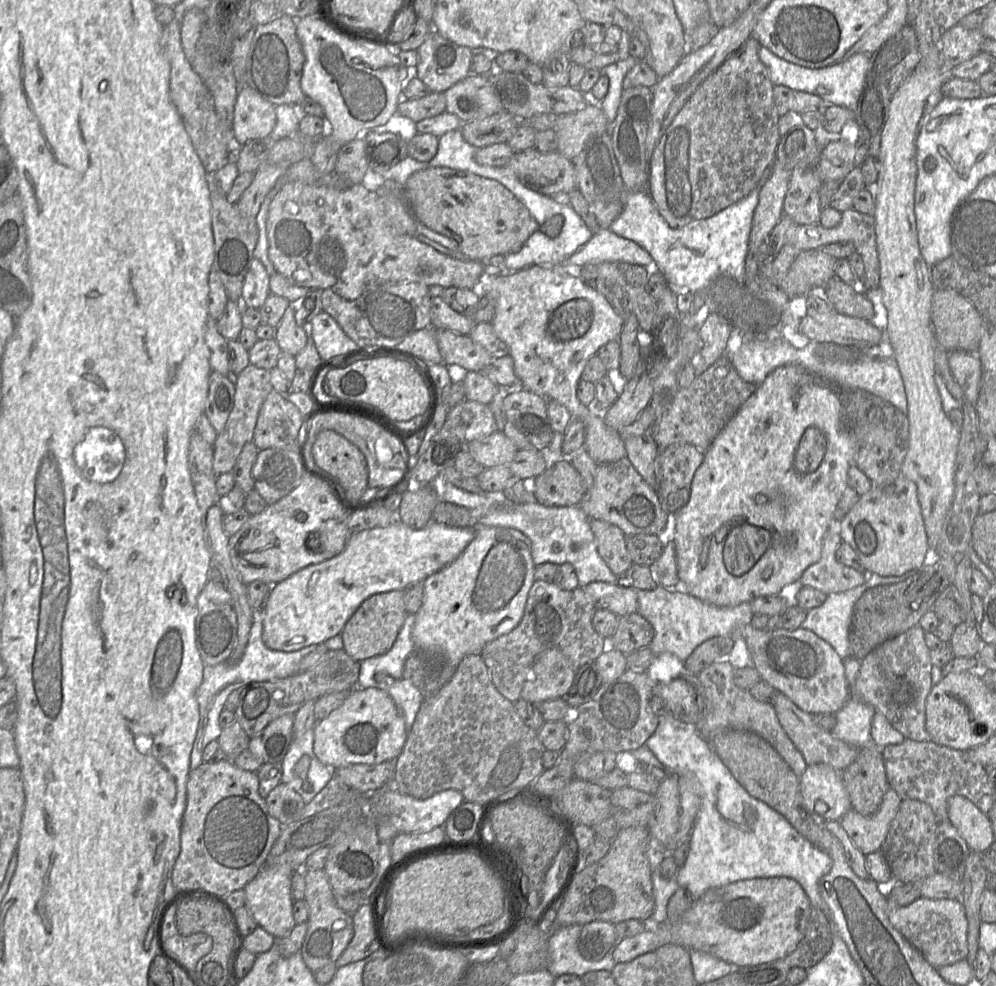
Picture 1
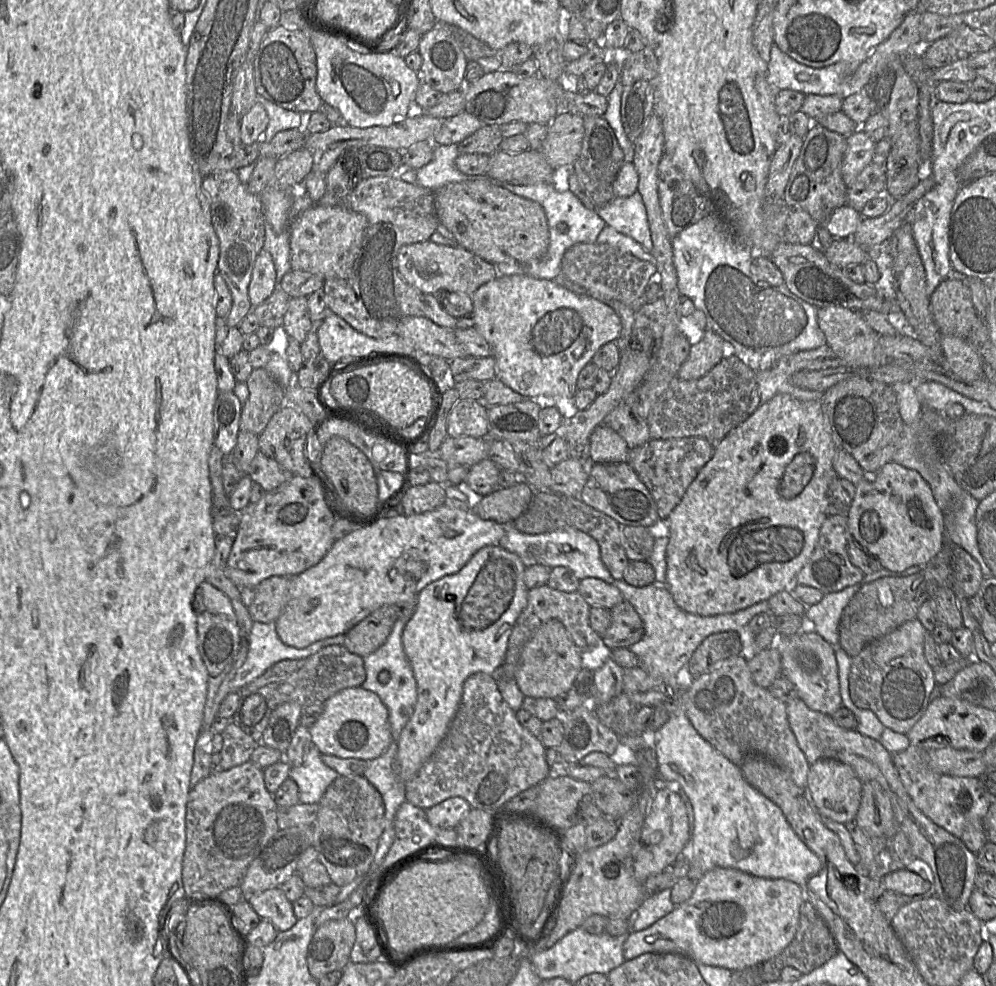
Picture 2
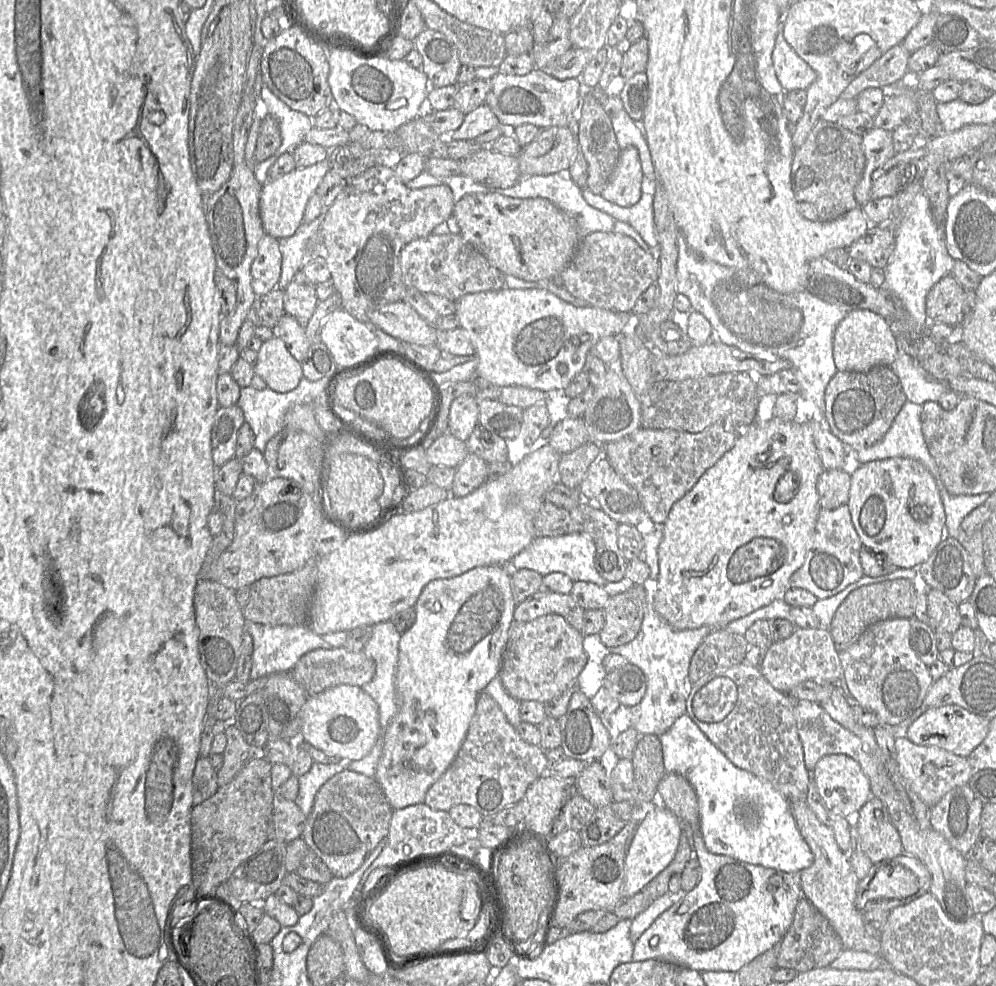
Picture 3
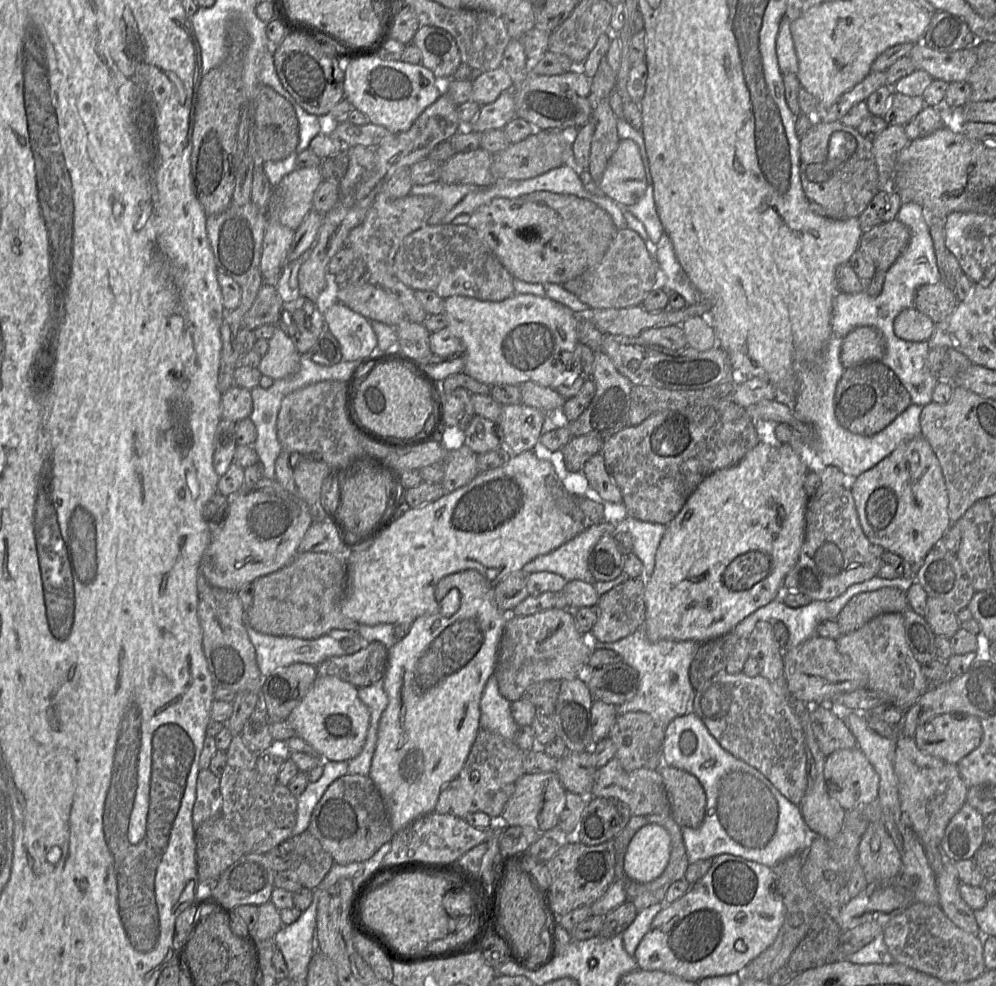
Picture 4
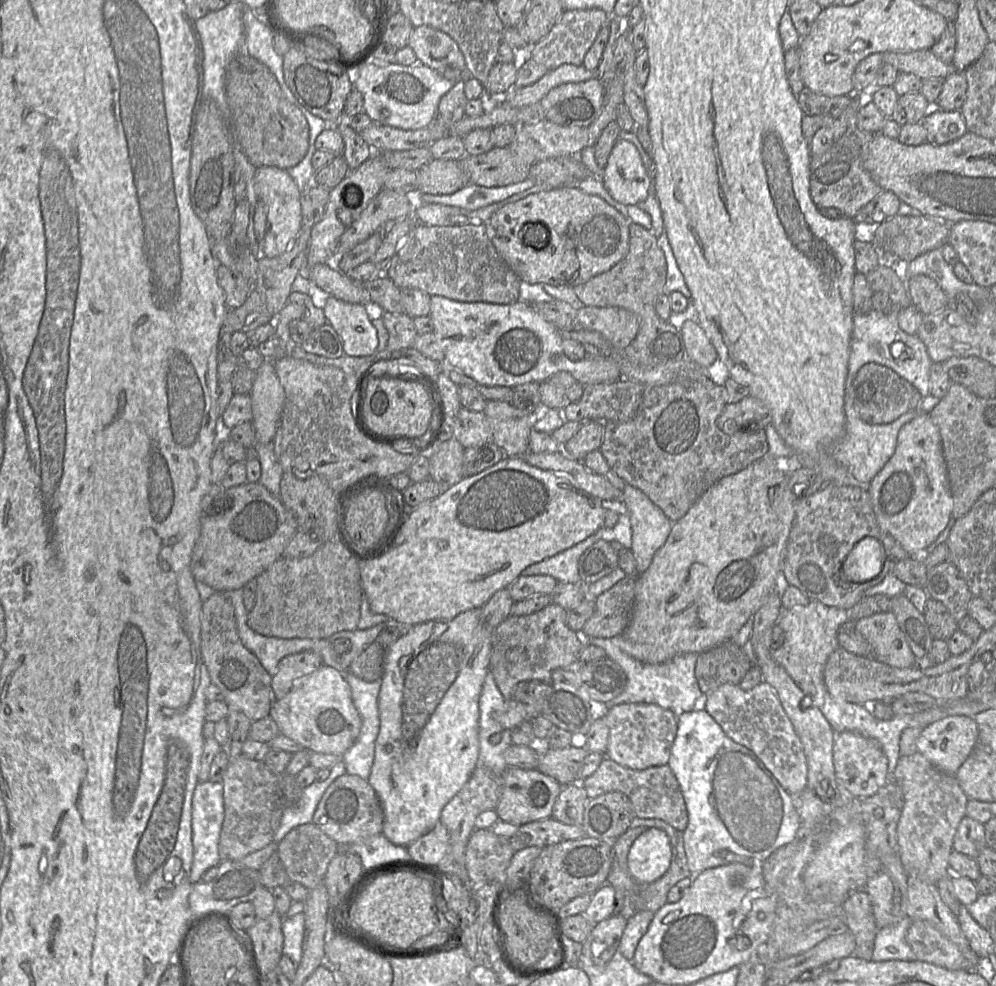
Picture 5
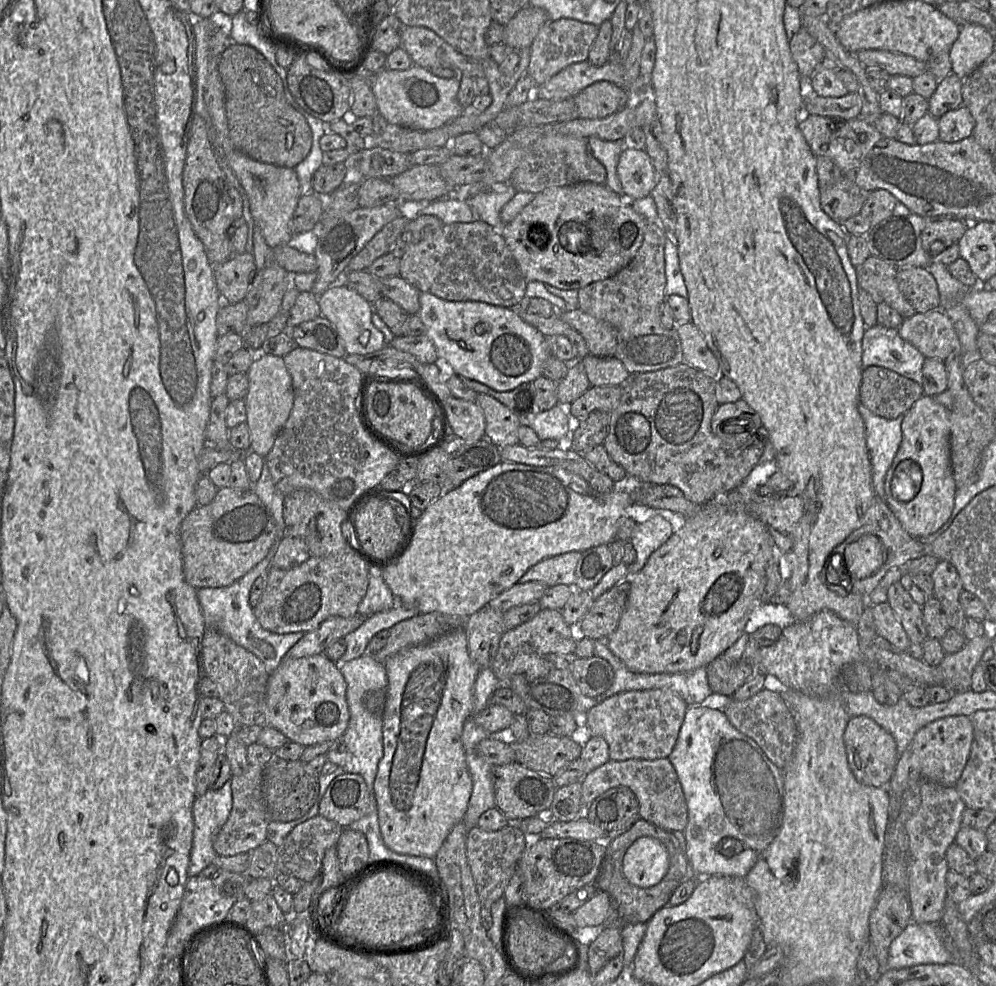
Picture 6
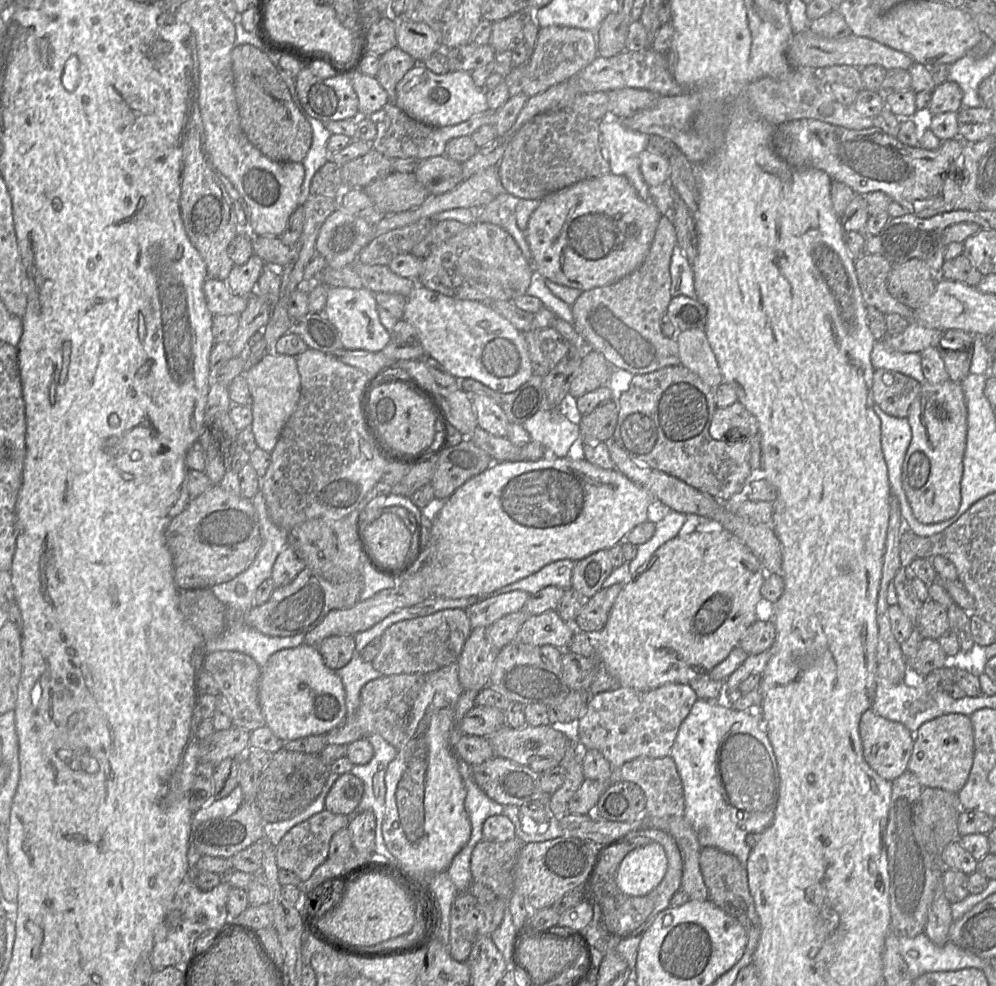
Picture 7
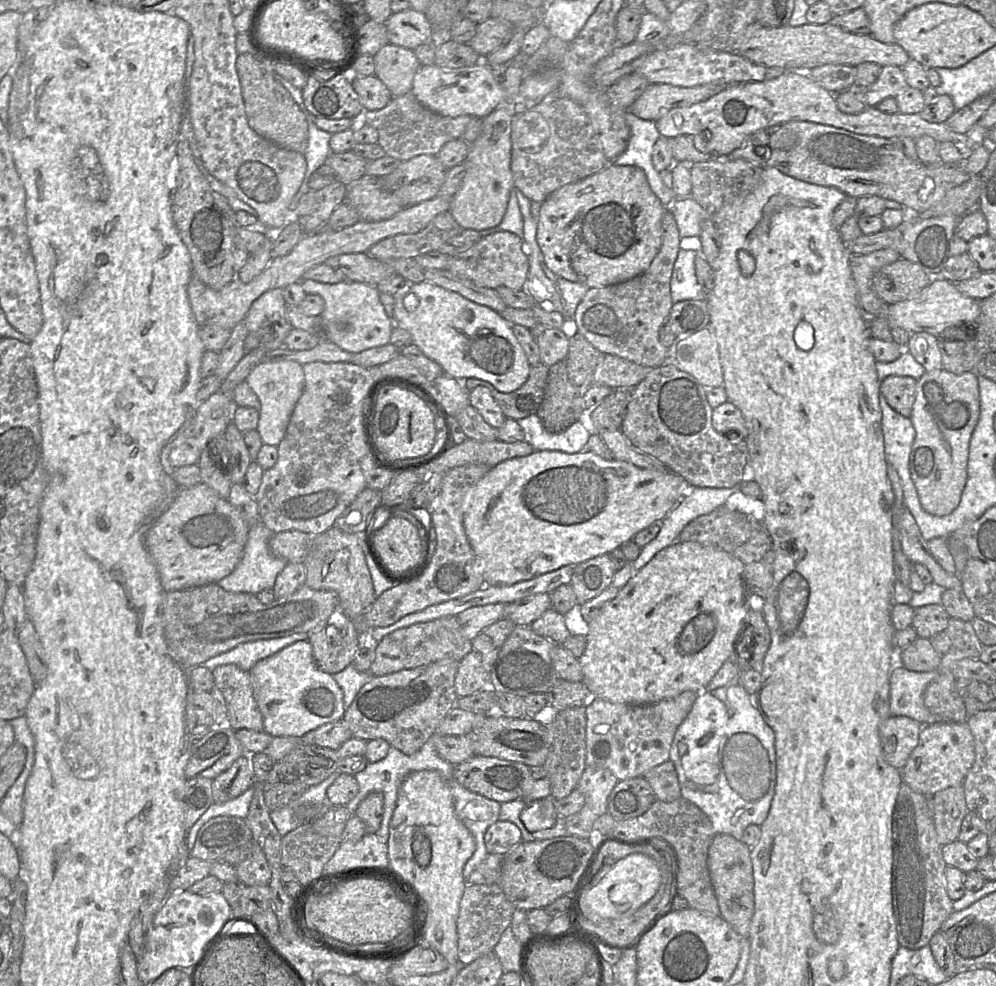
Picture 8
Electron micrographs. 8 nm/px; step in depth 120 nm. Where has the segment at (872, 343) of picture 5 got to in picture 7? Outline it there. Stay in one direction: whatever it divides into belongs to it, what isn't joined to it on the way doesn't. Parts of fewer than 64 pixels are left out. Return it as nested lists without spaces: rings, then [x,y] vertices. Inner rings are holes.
[[[876,340],[871,352],[875,369],[887,369],[908,375],[920,383],[925,382],[922,359],[918,352],[899,352],[891,349],[883,340]]]

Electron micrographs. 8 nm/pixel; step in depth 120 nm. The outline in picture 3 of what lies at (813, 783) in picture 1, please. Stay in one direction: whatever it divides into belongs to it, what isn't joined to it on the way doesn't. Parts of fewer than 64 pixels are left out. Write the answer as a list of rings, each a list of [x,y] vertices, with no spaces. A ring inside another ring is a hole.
[[[832,754],[822,757],[812,770],[819,793],[825,806],[846,818],[855,819],[859,810],[872,796],[870,782],[860,764],[843,754]]]

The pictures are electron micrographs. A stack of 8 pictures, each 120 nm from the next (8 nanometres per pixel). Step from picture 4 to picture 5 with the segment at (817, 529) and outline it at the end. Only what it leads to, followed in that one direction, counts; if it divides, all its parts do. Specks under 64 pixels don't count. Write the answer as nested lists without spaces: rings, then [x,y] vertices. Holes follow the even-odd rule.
[[[827,484],[816,493],[797,499],[795,518],[784,553],[783,573],[780,575],[780,592],[783,584],[795,586],[809,600],[817,600],[829,606],[849,610],[865,596],[868,589],[881,583],[887,574],[891,573],[895,563],[911,557],[899,542],[880,527],[867,487],[868,485],[857,487]],[[866,536],[874,537],[883,544],[886,553],[883,569],[876,578],[868,582],[847,581],[842,571],[844,561],[856,543]]]

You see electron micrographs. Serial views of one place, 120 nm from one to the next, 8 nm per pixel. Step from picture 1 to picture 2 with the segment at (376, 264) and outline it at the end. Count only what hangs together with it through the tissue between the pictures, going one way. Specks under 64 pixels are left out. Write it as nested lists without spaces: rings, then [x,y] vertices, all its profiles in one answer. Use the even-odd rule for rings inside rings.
[[[342,203],[332,206],[312,204],[289,224],[291,270],[327,278],[346,277],[361,247],[367,219]],[[430,240],[402,246],[397,254],[397,267],[408,284],[425,294],[456,292],[472,295],[480,286],[498,276],[493,264],[472,252]]]

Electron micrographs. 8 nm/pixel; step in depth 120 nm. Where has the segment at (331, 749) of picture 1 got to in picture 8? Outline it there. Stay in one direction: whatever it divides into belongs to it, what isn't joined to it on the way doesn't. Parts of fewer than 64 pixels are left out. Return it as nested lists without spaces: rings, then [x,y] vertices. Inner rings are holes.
[[[308,640],[297,641],[258,661],[249,673],[263,718],[263,731],[272,737],[301,738],[323,724],[342,719],[345,714],[343,691],[331,674],[318,668]]]

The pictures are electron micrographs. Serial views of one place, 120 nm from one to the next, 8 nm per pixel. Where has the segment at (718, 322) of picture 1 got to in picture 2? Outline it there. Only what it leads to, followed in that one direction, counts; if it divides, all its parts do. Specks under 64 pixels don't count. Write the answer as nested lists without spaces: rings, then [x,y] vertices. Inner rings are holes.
[[[705,329],[703,338],[691,346],[689,356],[681,365],[677,377],[692,381],[706,375],[723,359],[724,342],[725,340],[717,333]]]

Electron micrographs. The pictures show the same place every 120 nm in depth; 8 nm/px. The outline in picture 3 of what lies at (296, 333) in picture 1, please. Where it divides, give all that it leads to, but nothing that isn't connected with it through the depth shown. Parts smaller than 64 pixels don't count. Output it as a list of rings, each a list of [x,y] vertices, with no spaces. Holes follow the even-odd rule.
[[[291,280],[285,290],[284,312],[286,314],[294,317],[305,328],[318,303],[314,285],[298,284]]]

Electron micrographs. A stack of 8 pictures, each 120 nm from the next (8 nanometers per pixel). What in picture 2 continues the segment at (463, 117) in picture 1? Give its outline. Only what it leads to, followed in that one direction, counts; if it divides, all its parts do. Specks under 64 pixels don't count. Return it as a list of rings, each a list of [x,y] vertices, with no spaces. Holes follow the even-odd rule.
[[[502,68],[486,73],[478,80],[464,85],[464,111],[475,116],[484,125],[501,125],[510,122],[550,124],[558,115],[558,104],[564,89],[558,81],[545,77],[521,78]]]

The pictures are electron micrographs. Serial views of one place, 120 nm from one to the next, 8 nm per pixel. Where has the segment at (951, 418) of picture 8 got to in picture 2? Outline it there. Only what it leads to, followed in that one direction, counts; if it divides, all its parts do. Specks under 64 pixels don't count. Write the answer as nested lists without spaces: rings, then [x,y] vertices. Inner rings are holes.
[[[894,461],[886,463],[874,476],[855,485],[856,494],[848,512],[851,535],[880,562],[882,569],[902,572],[912,566],[924,566],[934,559],[945,541],[944,514],[933,497],[929,484],[915,470]]]

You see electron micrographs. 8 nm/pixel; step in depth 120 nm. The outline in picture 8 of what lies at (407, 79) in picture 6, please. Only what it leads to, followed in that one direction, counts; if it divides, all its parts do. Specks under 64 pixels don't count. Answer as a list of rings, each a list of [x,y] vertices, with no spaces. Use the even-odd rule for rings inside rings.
[[[485,60],[475,65],[455,69],[442,69],[436,65],[421,65],[415,73],[411,92],[416,99],[431,111],[442,116],[457,117],[461,115],[484,118],[505,103],[505,92],[493,75],[490,65]]]

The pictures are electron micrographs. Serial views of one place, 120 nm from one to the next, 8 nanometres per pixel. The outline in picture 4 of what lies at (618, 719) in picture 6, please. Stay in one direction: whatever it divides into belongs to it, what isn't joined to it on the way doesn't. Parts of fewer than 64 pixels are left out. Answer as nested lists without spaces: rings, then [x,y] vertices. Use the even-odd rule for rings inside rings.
[[[628,712],[618,715],[609,733],[616,746],[616,755],[622,768],[628,772],[648,768],[659,770],[663,765],[663,744],[665,739],[664,726],[645,712]]]

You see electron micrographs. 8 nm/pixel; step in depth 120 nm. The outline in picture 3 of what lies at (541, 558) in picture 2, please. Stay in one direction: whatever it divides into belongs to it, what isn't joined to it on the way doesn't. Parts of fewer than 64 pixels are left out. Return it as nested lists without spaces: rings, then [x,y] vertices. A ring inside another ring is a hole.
[[[584,533],[557,537],[536,537],[525,549],[512,558],[509,570],[530,569],[542,576],[560,572],[567,575],[573,582],[591,582],[603,587],[607,581],[595,569],[595,552],[596,547],[592,538]]]

